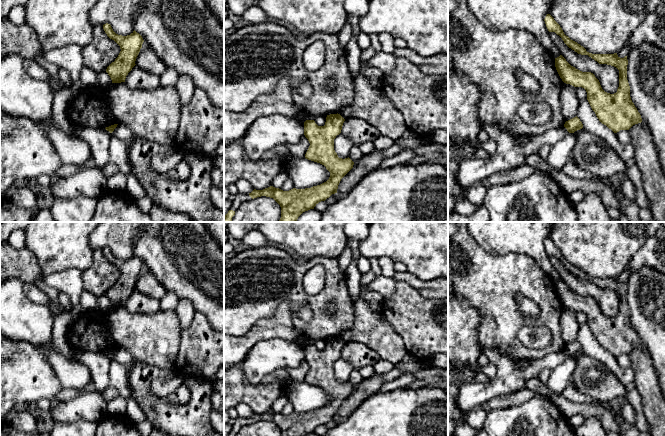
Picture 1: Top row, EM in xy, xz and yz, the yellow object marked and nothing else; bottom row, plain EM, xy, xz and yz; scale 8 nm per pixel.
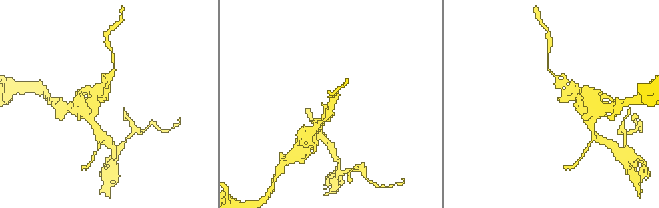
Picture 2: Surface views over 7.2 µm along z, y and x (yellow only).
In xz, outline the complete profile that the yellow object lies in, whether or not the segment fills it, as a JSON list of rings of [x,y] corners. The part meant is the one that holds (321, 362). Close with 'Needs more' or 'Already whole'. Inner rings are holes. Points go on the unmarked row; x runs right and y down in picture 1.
[[[337,337],[327,339],[324,350],[318,350],[314,344],[304,346],[304,359],[310,367],[305,382],[326,391],[330,396],[326,406],[311,412],[293,412],[289,415],[270,410],[263,414],[254,413],[249,420],[252,423],[261,420],[273,422],[280,429],[281,436],[305,436],[337,417],[341,403],[354,389],[349,381],[339,382],[334,374],[334,363],[341,357],[344,345]]]. Already whole

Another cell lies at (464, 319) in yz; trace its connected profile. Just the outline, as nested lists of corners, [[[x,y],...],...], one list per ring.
[[[448,277],[448,361],[453,364],[454,371],[470,371],[471,376],[481,372],[482,366],[479,364],[481,344],[478,338],[481,321],[480,311],[467,299],[456,294],[454,284]]]

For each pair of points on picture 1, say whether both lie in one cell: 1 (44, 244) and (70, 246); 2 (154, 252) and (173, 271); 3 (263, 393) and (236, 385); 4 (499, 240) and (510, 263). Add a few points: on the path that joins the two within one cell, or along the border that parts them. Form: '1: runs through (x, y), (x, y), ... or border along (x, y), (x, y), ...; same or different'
1: runs through (50, 244), (64, 244); same
2: runs through (159, 257), (168, 266); same
3: runs through (256, 393), (243, 392); same
4: border along (483, 248), (490, 253), (524, 253), (529, 257); different

